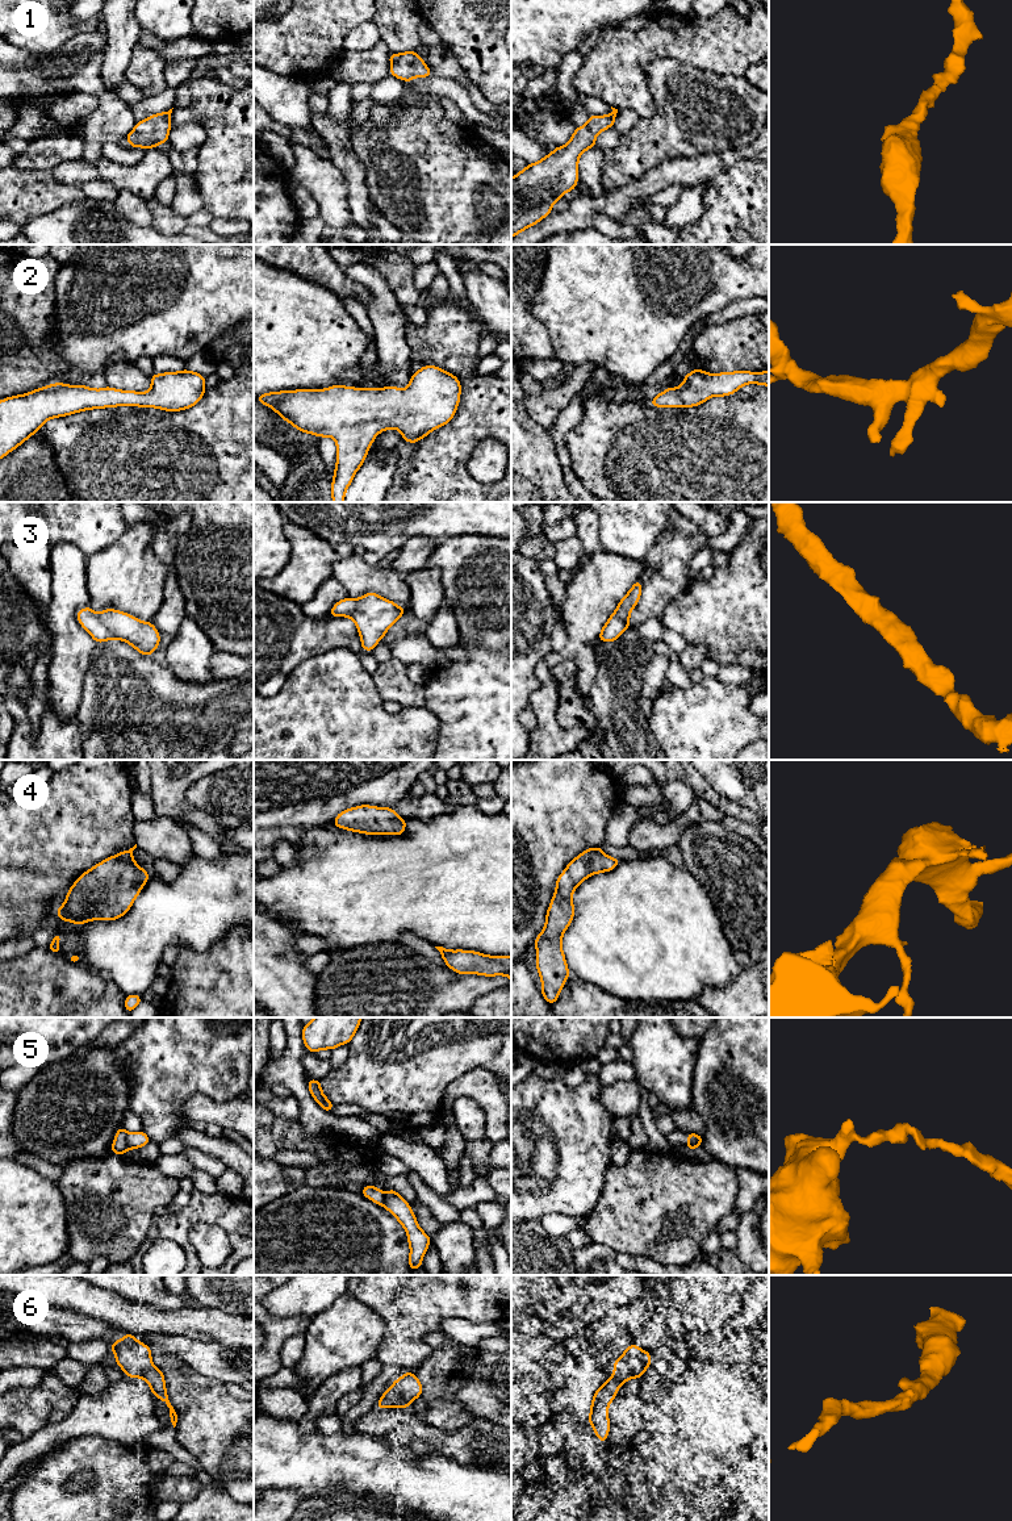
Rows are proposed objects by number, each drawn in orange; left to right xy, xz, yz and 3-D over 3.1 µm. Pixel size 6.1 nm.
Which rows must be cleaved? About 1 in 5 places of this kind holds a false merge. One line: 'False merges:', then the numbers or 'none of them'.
False merges: 5

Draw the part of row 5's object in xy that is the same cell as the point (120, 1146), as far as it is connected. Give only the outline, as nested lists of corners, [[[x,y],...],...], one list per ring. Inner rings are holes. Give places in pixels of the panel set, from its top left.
[[[124,1125],[116,1132],[116,1137],[112,1145],[113,1154],[125,1154],[129,1150],[129,1145],[126,1142],[127,1132],[125,1131]]]

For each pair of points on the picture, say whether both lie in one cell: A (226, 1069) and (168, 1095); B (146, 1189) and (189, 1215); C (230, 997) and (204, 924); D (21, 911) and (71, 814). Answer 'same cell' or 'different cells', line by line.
A: same cell
B: different cells
C: different cells
D: same cell

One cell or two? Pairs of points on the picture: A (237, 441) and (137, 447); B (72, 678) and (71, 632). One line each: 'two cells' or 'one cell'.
A: one cell
B: one cell

